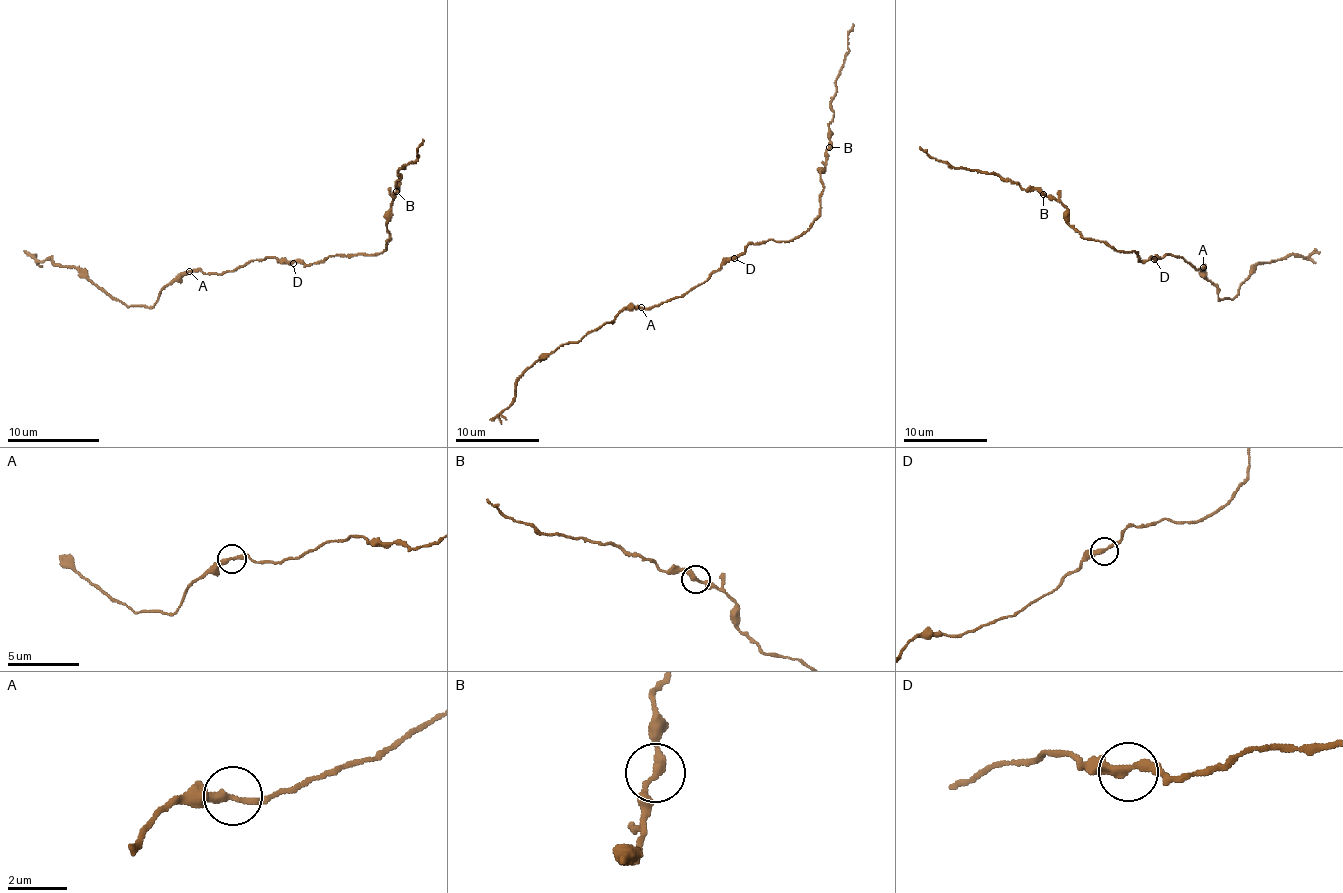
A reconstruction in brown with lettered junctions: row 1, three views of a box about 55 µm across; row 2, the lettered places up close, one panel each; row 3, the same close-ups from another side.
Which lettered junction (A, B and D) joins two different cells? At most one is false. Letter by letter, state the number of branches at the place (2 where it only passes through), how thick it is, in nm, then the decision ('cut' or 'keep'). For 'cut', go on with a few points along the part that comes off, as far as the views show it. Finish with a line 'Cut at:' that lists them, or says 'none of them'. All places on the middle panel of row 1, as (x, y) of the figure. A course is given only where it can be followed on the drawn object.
A: 2 | 280 nm | keep
B: 2 | 280 nm | keep
D: 2 | 300 nm | keep
Cut at: none of them

